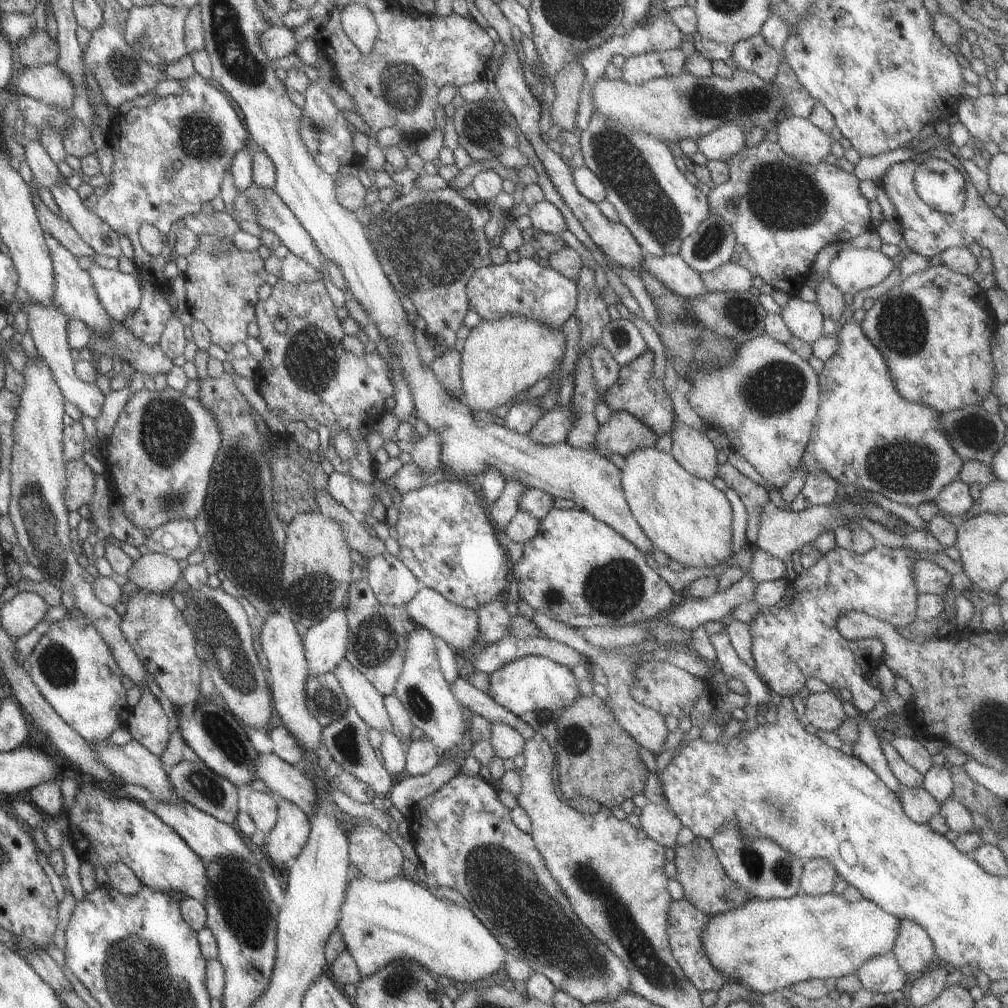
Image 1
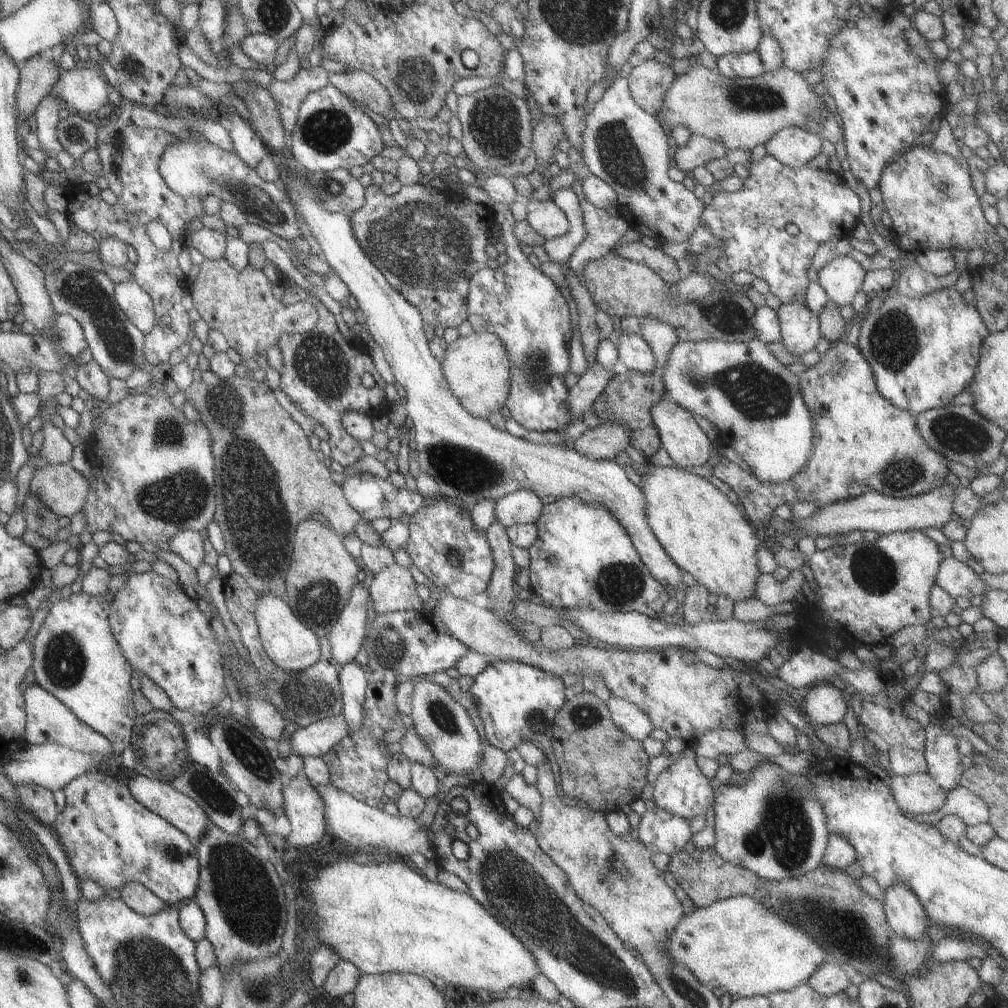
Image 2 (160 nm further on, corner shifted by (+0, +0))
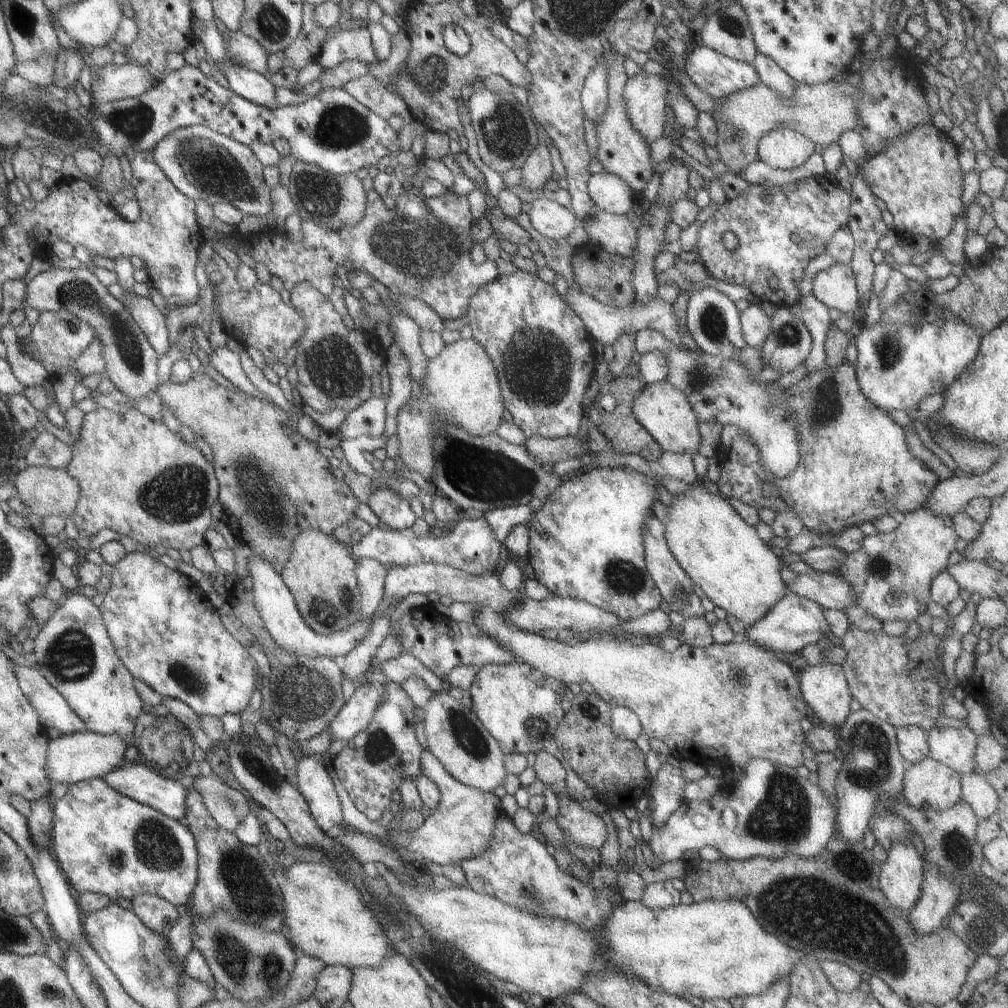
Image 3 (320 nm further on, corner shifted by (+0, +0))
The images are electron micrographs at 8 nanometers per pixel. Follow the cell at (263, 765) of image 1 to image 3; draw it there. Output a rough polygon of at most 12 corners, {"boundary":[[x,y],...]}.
{"boundary":[[426,749],[439,801],[416,828],[380,819],[388,846],[419,863],[479,856],[499,798],[456,782]]}

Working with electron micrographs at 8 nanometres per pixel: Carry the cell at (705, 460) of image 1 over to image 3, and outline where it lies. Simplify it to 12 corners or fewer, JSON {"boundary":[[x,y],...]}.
{"boundary":[[666,381],[646,384],[631,414],[662,452],[697,454],[698,421]]}

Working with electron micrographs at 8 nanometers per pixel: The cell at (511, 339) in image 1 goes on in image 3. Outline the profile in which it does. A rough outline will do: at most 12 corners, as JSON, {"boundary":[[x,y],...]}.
{"boundary":[[460,338],[427,362],[397,412],[402,466],[430,482],[434,420],[494,433],[493,362]]}

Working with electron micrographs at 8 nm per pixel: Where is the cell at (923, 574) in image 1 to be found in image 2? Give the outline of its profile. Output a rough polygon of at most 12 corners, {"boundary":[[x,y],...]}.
{"boundary":[[943,557],[935,586],[953,598],[982,598],[976,572]]}

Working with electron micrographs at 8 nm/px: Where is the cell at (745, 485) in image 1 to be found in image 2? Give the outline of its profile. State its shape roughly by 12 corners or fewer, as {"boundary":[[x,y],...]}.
{"boundary":[[845,338],[798,374],[813,444],[783,483],[721,461],[763,538],[772,510],[945,483]]}

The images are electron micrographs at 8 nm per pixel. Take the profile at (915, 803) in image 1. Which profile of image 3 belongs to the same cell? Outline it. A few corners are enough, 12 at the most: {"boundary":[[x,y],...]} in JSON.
{"boundary":[[923,758],[908,765],[901,798],[941,811],[959,800],[961,776]]}

